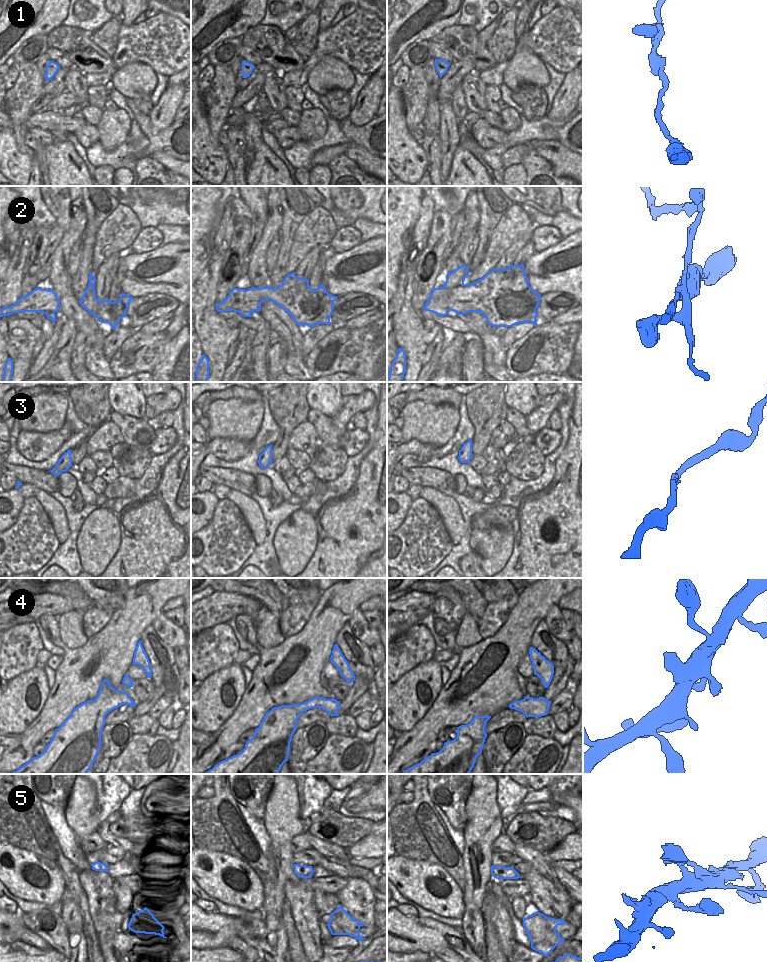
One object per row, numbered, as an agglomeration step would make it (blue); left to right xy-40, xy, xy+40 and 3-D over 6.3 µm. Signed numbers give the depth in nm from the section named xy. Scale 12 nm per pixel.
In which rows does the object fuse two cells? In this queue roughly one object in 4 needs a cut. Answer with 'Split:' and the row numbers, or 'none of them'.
Split: 2

